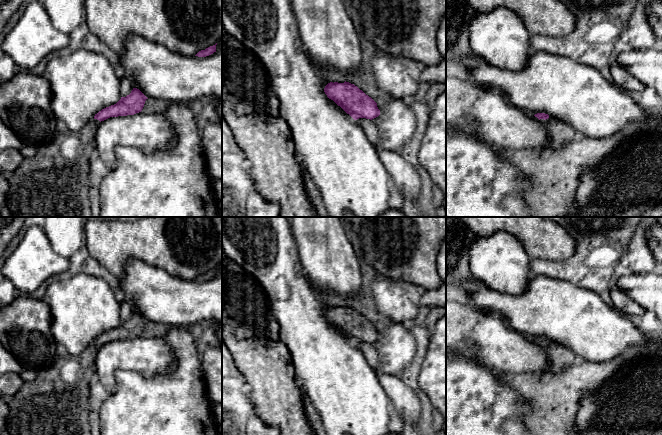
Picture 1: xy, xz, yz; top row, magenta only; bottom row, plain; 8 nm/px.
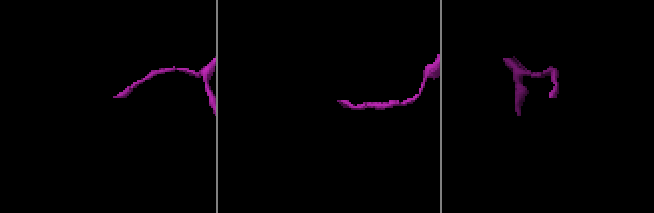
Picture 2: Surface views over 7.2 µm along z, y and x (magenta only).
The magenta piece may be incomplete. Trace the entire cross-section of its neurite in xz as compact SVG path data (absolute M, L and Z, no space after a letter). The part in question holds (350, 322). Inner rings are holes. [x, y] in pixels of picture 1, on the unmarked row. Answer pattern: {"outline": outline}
{"outline": "M330 306L324 316L354 344L374 343L380 339L377 327L354 308L349 306Z"}

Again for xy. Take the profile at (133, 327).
{"outline": "M133 312L131 317L114 329L106 331L95 338L94 343L104 345L110 341L134 339L142 335L145 325L148 322L137 312Z"}

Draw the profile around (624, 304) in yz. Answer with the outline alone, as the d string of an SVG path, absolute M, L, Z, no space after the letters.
M616 284L610 289L610 297L615 309L624 316L636 318L645 312L637 302L621 291Z

